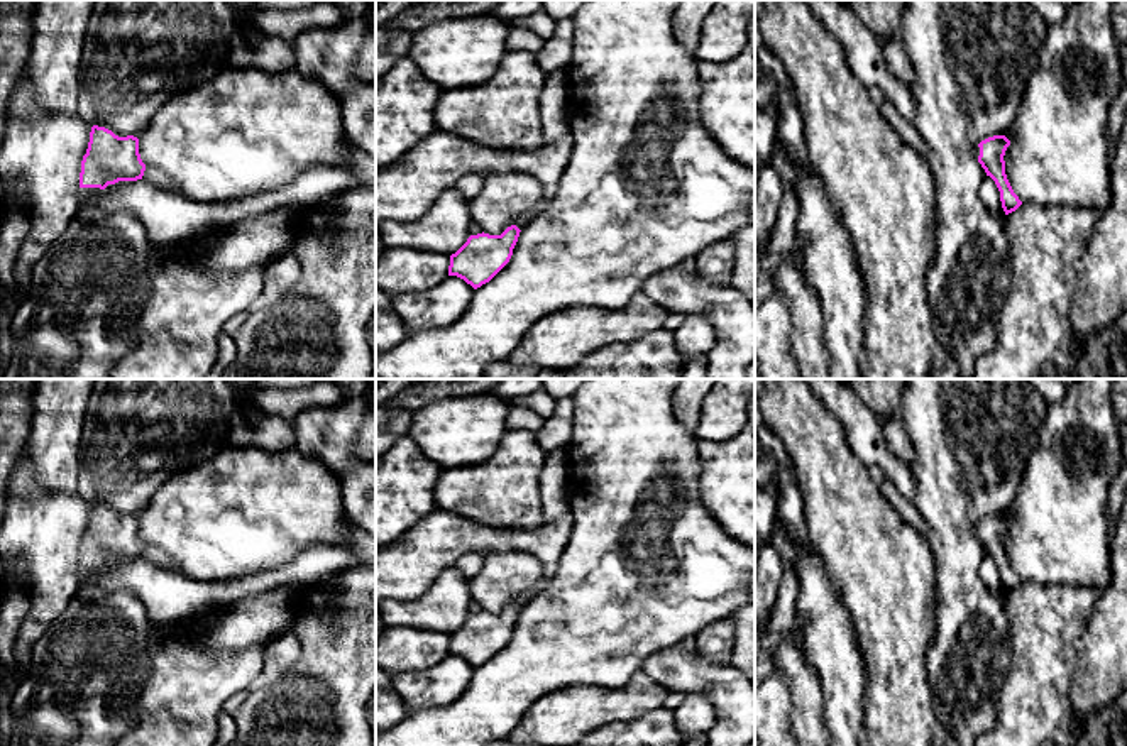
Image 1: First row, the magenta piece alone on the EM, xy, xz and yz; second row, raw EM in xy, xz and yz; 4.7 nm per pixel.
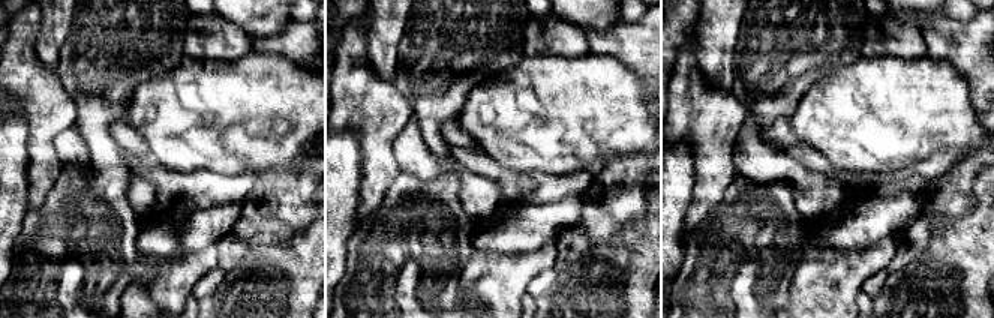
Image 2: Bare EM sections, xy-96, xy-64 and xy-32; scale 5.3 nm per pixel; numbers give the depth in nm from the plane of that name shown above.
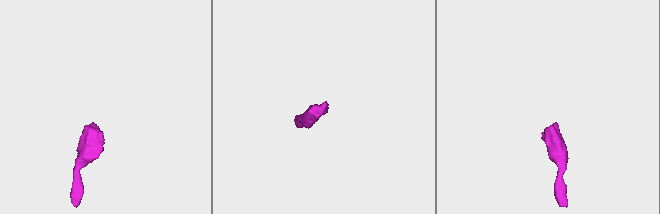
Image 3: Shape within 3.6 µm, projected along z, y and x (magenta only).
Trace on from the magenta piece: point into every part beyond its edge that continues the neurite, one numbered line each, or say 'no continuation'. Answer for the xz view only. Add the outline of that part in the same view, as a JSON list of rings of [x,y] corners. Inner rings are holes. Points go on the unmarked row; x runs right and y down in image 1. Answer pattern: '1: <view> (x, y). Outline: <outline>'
1: xz (405, 569). Outline: [[[437,509],[393,543],[376,545],[376,604],[388,599],[399,602],[420,599],[464,555],[525,551],[543,563],[543,575],[516,597],[514,604],[523,609],[555,573],[572,526],[570,511],[558,519],[543,521],[533,531],[520,531],[486,526]]]

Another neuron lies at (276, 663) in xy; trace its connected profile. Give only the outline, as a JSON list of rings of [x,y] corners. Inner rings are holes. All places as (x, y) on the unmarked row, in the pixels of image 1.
[[[293,631],[264,646],[264,668],[252,680],[247,692],[252,694],[278,682],[300,660],[300,643]]]

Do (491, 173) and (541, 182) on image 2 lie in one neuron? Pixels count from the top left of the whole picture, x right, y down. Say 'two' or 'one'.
one

